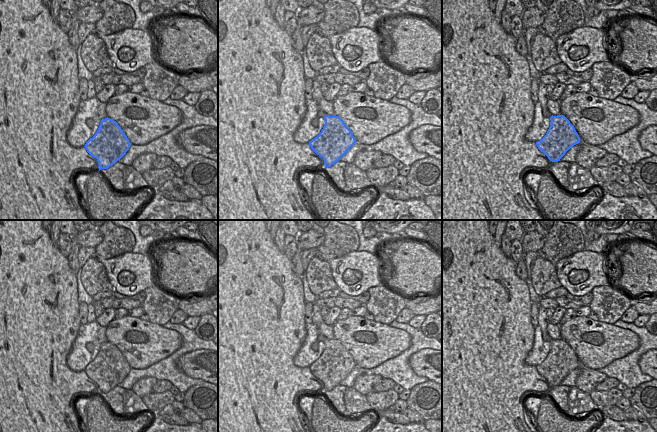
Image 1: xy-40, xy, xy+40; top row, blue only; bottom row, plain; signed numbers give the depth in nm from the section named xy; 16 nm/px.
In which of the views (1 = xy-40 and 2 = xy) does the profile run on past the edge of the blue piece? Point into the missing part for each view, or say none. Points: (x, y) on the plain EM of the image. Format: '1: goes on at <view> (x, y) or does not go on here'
1: does not go on here
2: goes on at xy (320, 337)

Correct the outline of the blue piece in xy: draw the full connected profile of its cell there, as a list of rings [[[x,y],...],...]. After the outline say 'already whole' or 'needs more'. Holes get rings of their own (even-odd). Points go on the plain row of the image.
[[[322,334],[318,341],[323,341],[325,349],[319,359],[309,366],[311,373],[324,384],[326,391],[331,391],[344,380],[356,367],[351,354],[336,339],[327,339]]]; needs more

